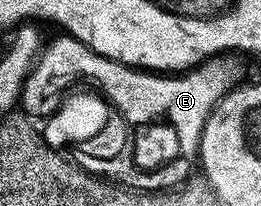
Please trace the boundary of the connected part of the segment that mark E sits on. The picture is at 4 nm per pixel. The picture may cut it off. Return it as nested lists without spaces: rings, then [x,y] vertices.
[[[65,33],[58,35],[43,46],[24,81],[19,99],[21,110],[32,119],[45,119],[57,110],[62,99],[60,94],[56,95],[70,81],[80,77],[92,79],[100,85],[99,90],[106,101],[118,110],[129,126],[160,121],[168,126],[173,135],[160,136],[158,141],[162,145],[156,149],[136,150],[134,163],[140,169],[160,169],[168,162],[177,161],[176,165],[167,169],[165,184],[170,187],[181,185],[193,172],[191,160],[194,161],[199,156],[201,133],[213,107],[245,78],[241,61],[243,58],[234,53],[219,53],[185,73],[168,76],[110,60],[109,57],[98,55],[76,37]]]

